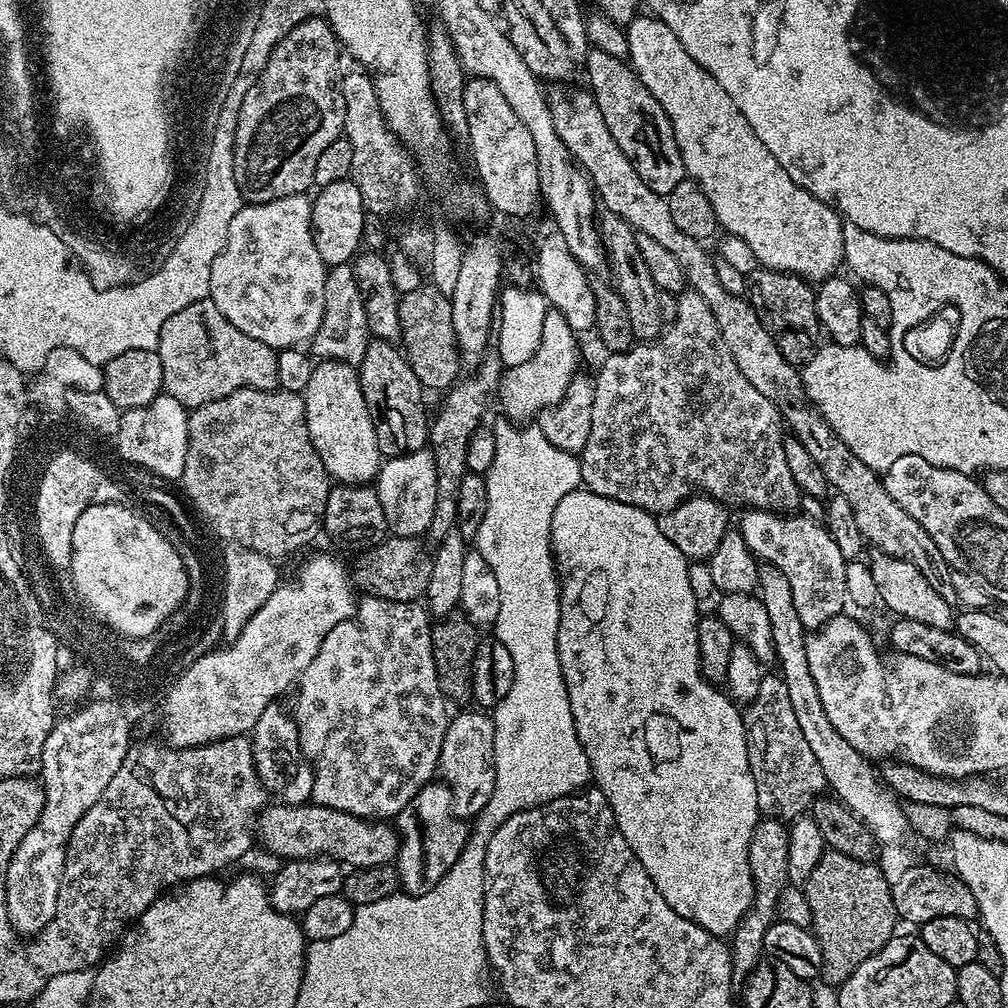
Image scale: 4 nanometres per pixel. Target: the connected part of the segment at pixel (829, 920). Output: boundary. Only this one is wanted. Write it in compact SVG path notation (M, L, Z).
M828 850L802 885L812 911L811 931L822 950L820 976L833 986L844 984L846 978L850 978L866 958L878 954L897 931L892 886L878 865Z

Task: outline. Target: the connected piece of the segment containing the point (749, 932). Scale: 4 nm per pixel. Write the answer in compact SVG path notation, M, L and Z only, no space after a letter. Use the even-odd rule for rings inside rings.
M763 817L757 821L754 834L751 836L748 861L752 876L753 905L740 919L739 926L736 927L730 938L733 987L743 987L754 966L763 957L765 932L771 924L775 923L777 902L789 883L787 874L788 833L789 829L782 820L775 817Z

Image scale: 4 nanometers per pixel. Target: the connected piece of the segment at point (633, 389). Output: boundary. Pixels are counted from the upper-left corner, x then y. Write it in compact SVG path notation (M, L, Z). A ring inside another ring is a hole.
M685 290L675 297L676 317L672 325L665 327L655 340L637 342L624 352L613 352L605 355L600 369L594 375L592 393L592 417L590 418L590 438L586 438L586 446L578 454L580 461L580 478L583 487L594 494L602 494L606 498L614 498L618 502L626 502L630 506L639 506L642 510L653 514L668 512L678 507L689 496L700 493L711 496L713 499L723 502L725 505L744 504L748 508L764 508L767 512L779 512L792 514L802 501L800 487L794 482L790 474L790 466L786 466L786 450L784 449L785 425L774 402L770 398L758 394L750 382L746 382L746 374L738 370L738 362L730 354L722 334L718 330L718 322L714 322L714 314L710 314L710 306L706 306L706 298L702 294L691 290Z

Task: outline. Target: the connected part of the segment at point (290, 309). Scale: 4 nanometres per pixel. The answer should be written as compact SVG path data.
M307 195L287 196L261 204L245 203L230 218L230 230L222 251L210 270L210 299L242 334L275 348L294 348L311 341L324 317L328 268L312 237L312 200Z

